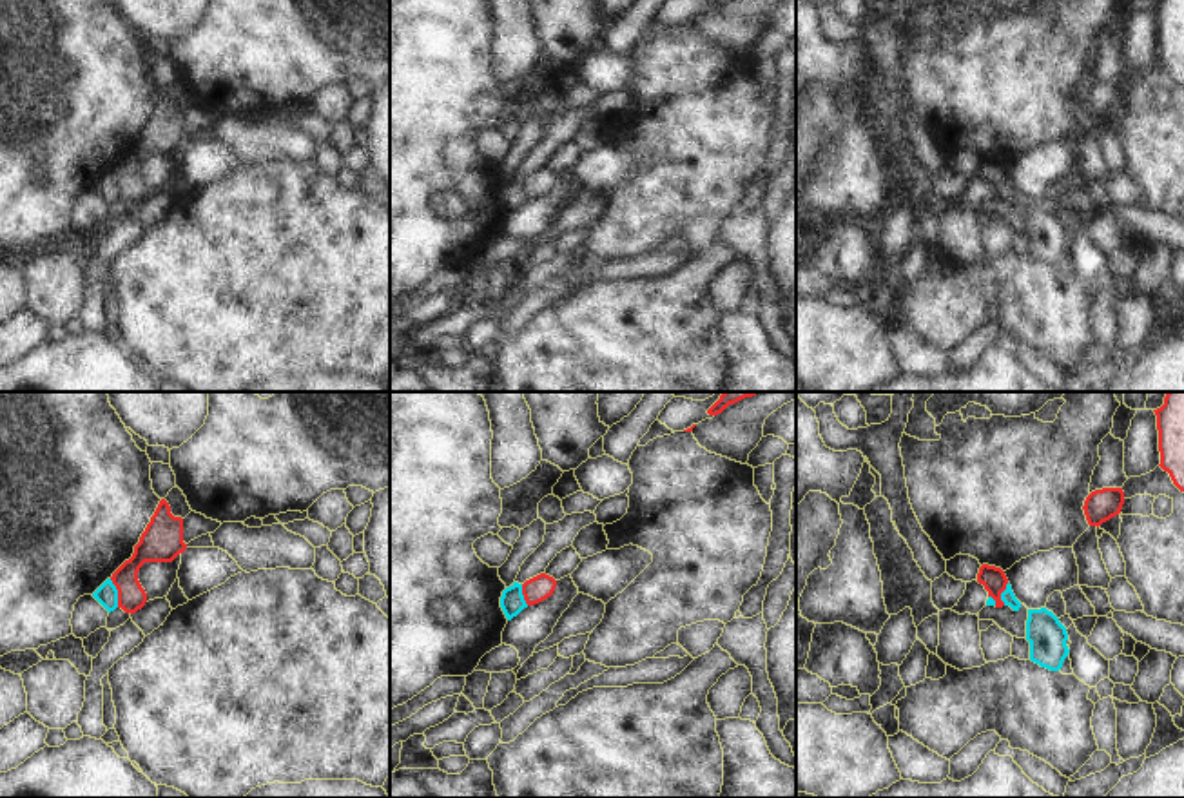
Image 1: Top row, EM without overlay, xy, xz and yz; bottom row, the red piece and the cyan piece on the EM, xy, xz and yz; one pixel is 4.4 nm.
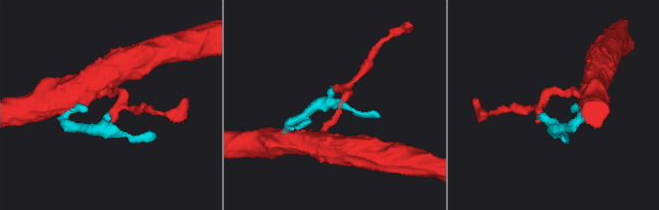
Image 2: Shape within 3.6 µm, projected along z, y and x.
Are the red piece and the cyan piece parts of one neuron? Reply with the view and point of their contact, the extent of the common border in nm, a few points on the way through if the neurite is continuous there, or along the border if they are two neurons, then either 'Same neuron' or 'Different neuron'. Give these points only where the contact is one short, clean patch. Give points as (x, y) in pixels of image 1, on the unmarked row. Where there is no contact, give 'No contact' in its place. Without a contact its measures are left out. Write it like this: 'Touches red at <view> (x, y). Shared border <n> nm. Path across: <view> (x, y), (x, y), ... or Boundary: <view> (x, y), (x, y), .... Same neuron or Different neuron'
Touches red at xy (118, 187). Shared border 130 nm. Boundary: xy (109, 173), (116, 184), (118, 200). Different neuron.

